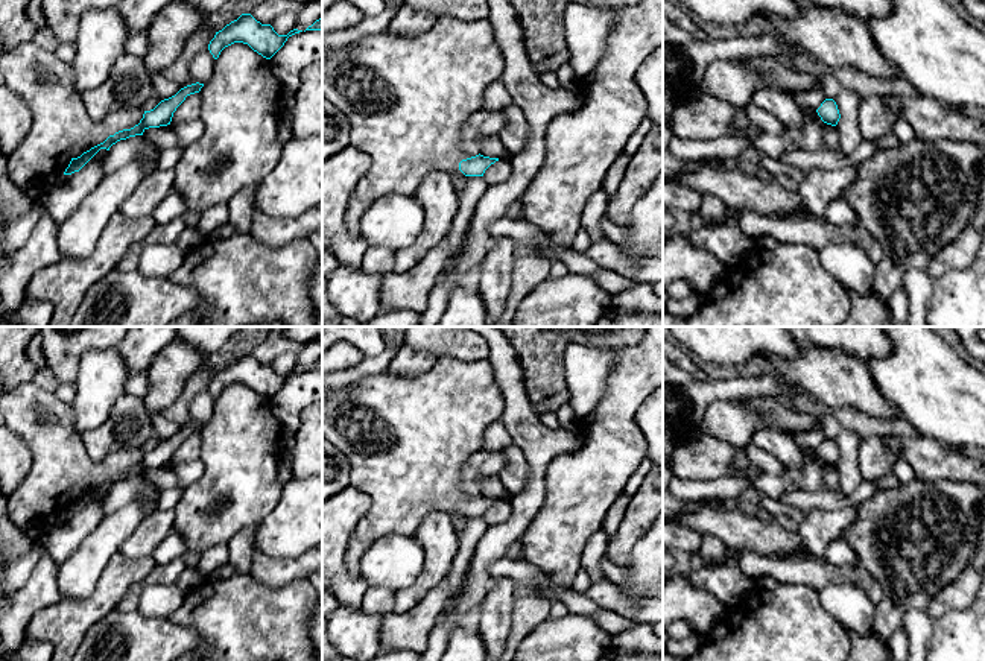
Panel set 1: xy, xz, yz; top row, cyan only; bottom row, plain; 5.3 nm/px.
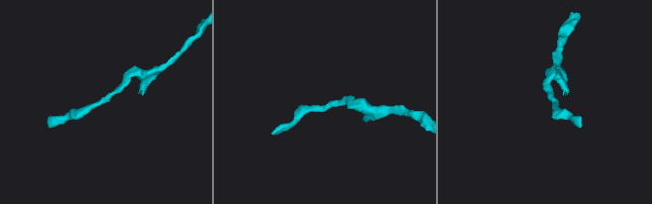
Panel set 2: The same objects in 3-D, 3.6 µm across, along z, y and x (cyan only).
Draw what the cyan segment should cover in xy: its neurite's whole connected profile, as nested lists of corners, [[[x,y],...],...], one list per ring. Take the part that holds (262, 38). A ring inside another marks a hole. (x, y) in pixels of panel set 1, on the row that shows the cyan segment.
[[[242,14],[237,20],[216,32],[208,44],[208,50],[217,59],[225,47],[243,43],[263,58],[271,59],[289,36],[299,32],[302,30],[293,29],[287,35],[278,35],[271,24],[261,24],[251,14]]]

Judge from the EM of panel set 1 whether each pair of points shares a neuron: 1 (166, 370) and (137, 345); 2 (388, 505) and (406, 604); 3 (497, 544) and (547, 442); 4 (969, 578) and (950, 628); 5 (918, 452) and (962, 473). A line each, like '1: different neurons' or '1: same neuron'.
1: different neurons
2: different neurons
3: same neuron
4: different neurons
5: same neuron

